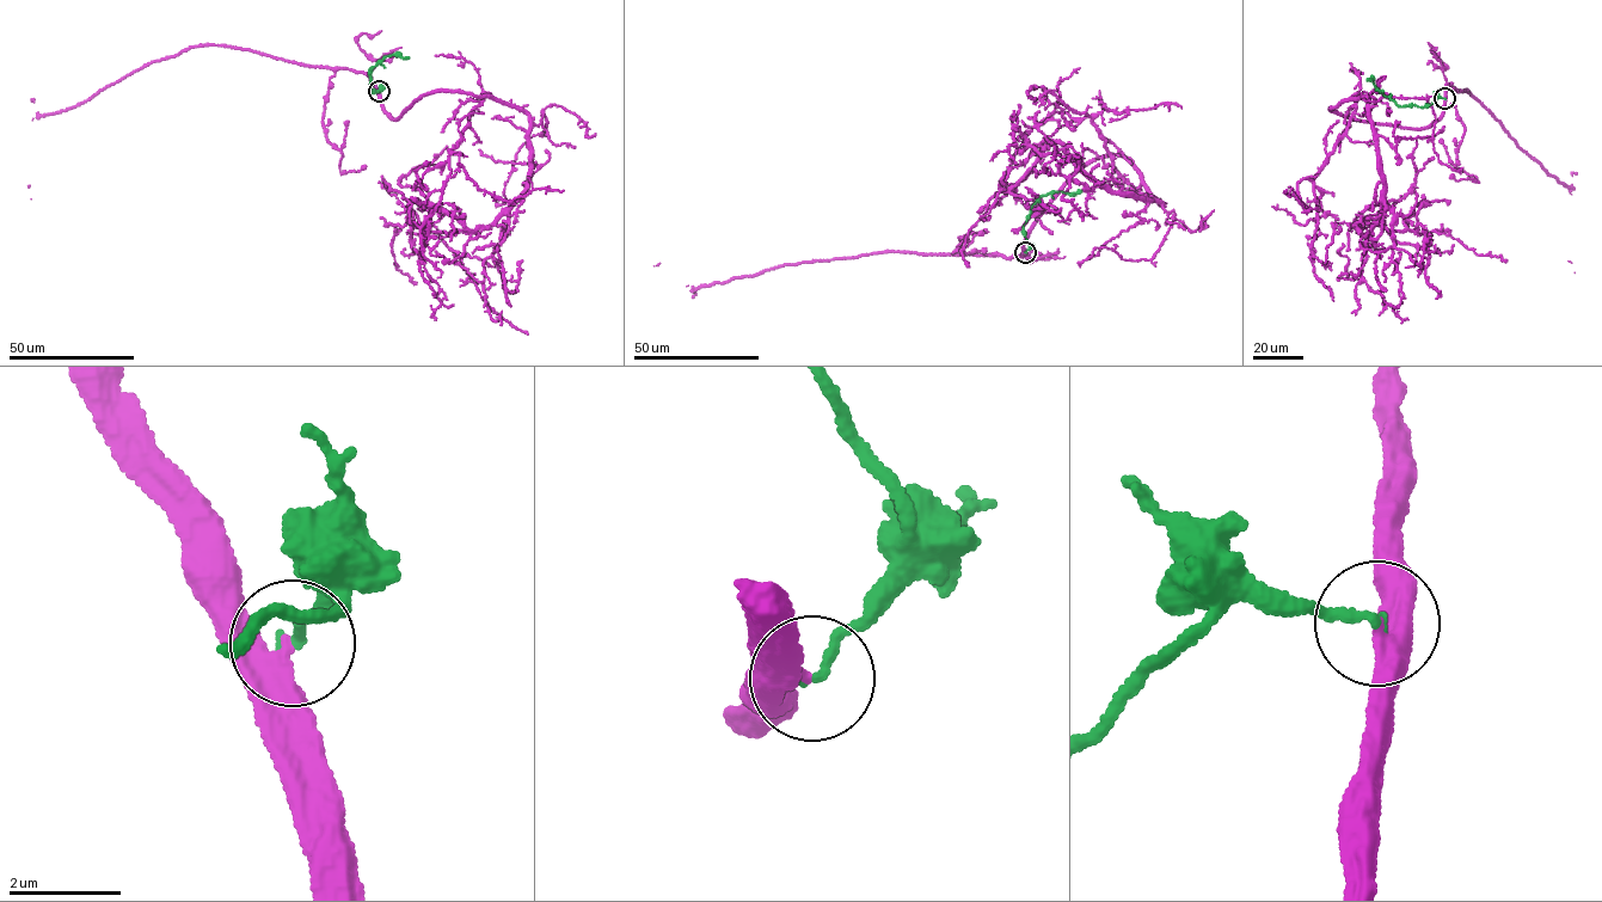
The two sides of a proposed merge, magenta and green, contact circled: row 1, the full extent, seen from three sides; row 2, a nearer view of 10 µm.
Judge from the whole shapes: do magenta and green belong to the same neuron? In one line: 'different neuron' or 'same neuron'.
same neuron

